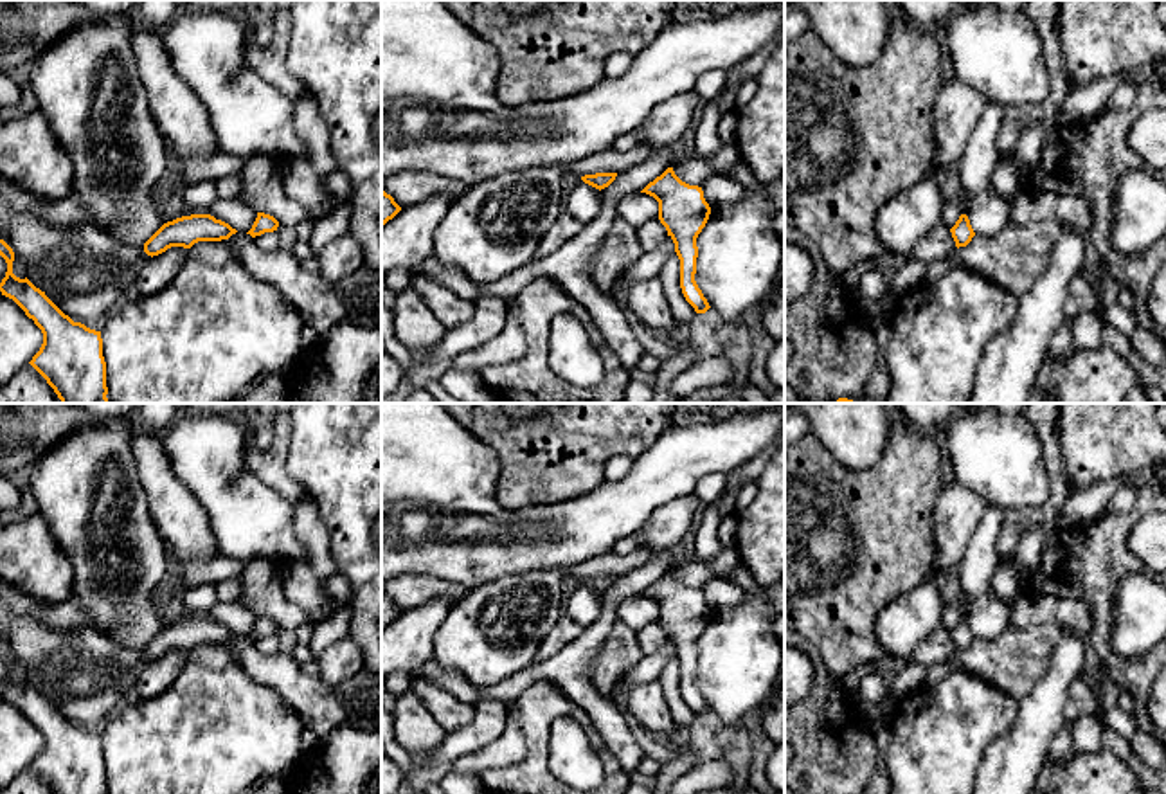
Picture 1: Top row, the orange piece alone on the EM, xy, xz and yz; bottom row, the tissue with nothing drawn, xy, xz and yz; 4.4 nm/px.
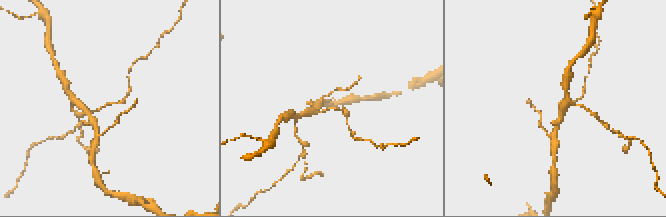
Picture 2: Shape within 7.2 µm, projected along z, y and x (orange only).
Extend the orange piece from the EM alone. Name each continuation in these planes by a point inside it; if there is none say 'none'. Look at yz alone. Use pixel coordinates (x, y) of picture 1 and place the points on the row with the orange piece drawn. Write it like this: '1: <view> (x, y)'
none

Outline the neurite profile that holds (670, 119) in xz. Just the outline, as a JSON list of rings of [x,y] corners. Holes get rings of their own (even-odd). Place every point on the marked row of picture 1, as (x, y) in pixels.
[[[695,90],[660,103],[637,128],[642,144],[660,148],[677,144],[689,130],[700,97]]]

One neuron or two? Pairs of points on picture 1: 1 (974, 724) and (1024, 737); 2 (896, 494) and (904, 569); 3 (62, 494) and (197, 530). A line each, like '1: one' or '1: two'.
1: two
2: one
3: two

